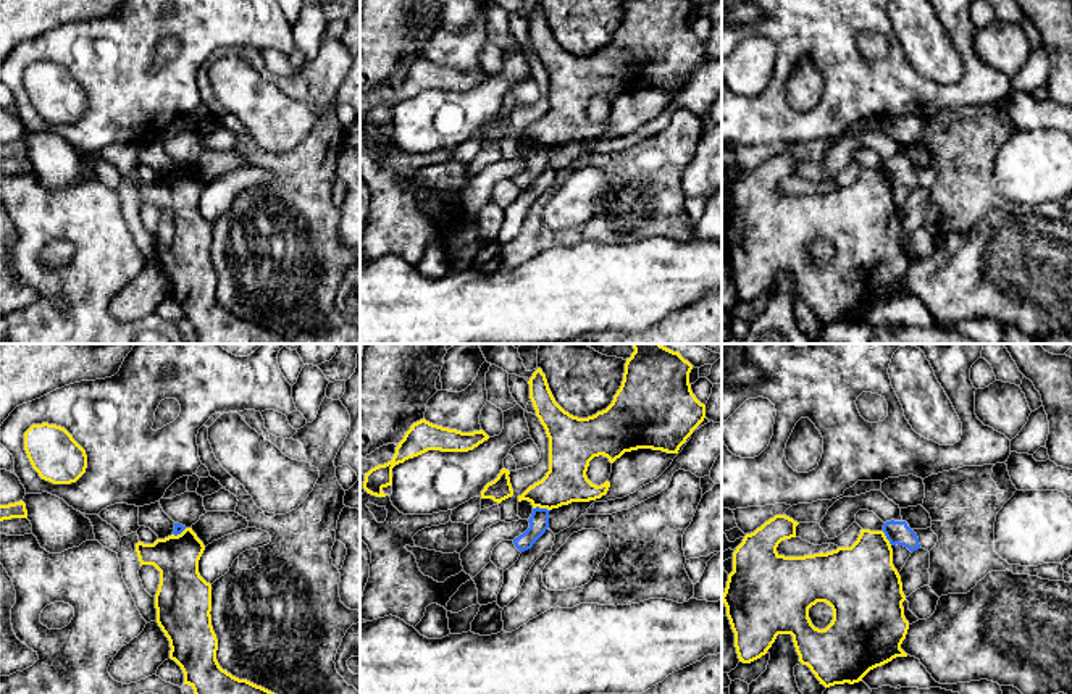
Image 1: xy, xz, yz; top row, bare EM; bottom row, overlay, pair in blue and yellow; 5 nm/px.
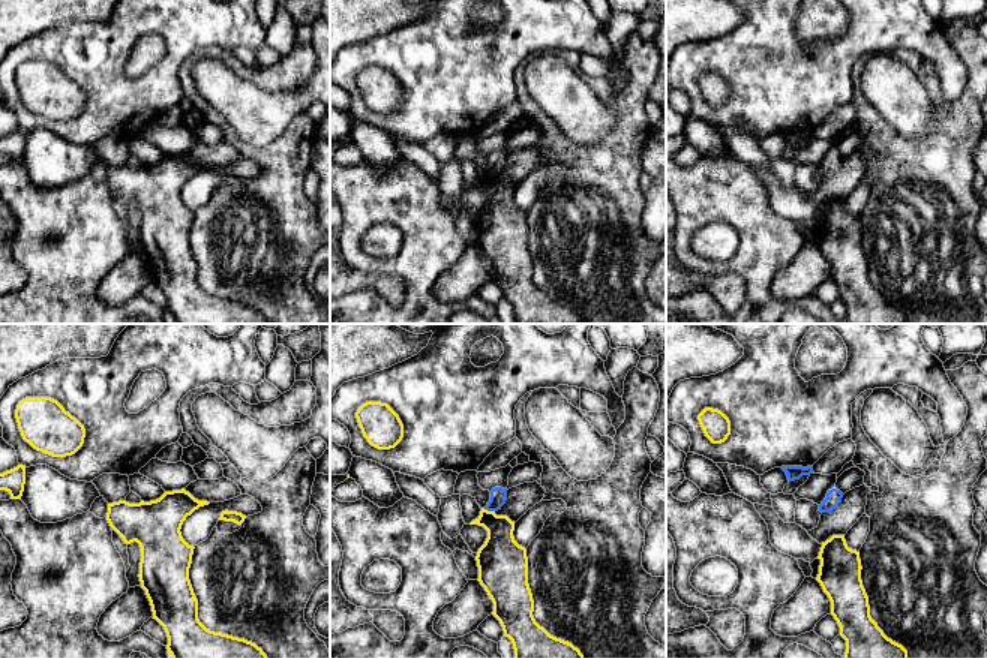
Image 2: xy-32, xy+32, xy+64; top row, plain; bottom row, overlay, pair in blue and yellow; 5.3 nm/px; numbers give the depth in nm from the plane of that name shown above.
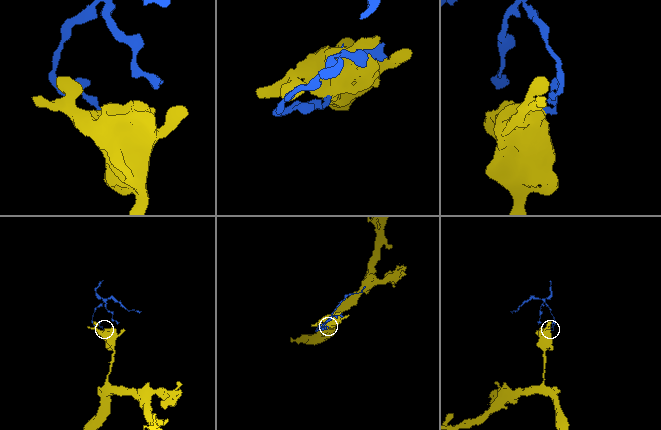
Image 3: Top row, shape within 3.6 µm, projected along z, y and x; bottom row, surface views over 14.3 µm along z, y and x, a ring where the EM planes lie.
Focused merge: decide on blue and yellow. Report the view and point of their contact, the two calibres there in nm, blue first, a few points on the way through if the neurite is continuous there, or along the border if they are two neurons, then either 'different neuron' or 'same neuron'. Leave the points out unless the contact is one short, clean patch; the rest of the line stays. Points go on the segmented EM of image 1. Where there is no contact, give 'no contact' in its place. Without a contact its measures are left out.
contact xz (541, 509); calibres 100 and 200 nm; border xz (533, 507), (546, 507), (549, 510); different neuron

